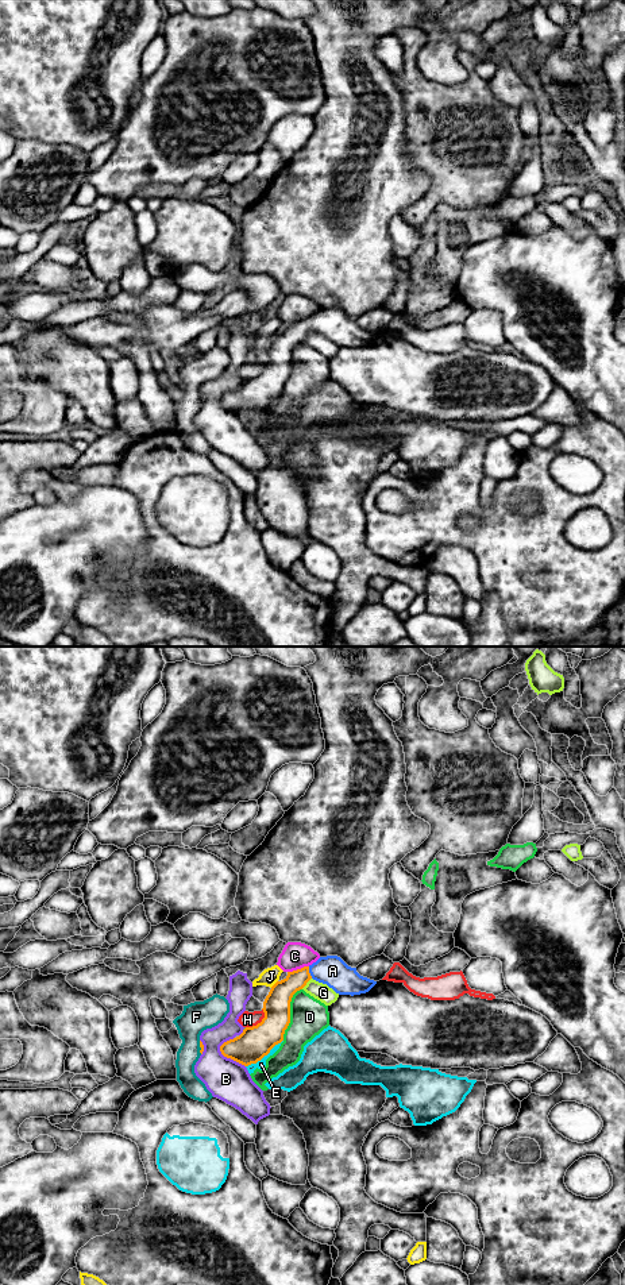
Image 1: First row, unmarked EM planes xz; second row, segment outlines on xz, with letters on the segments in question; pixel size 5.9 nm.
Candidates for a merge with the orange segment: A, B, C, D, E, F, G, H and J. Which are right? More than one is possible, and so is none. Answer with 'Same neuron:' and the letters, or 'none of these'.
Same neuron: A

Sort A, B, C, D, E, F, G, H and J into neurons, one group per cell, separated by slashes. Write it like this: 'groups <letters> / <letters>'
groups A / B / C / D / E / F / G / H / J

